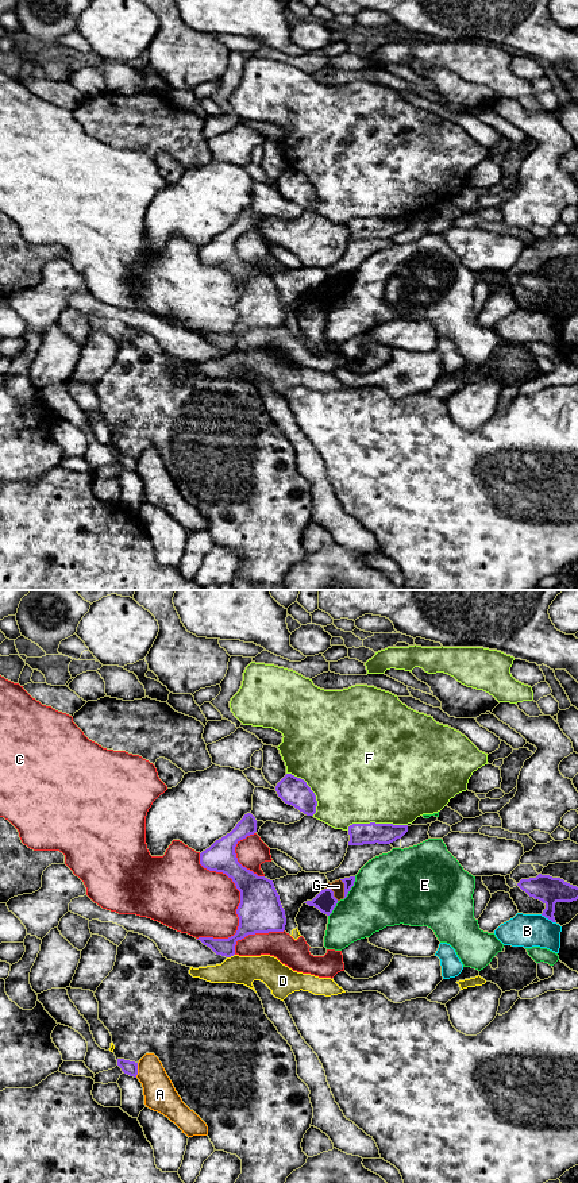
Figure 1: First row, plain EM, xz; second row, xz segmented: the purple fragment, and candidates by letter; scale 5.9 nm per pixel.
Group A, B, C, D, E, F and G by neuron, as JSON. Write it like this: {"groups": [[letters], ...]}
{"groups": [["A"], ["B", "G"], ["C"], ["D"], ["E"], ["F"]]}

